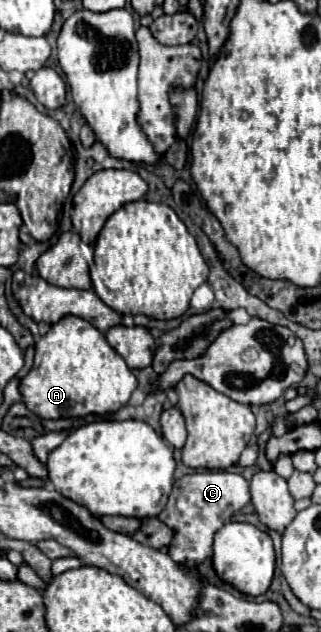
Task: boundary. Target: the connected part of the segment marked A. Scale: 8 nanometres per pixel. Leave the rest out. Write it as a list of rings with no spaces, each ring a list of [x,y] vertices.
[[[63,317],[35,343],[33,369],[21,379],[19,391],[29,411],[43,419],[115,413],[127,405],[137,379],[105,337],[79,317]]]

